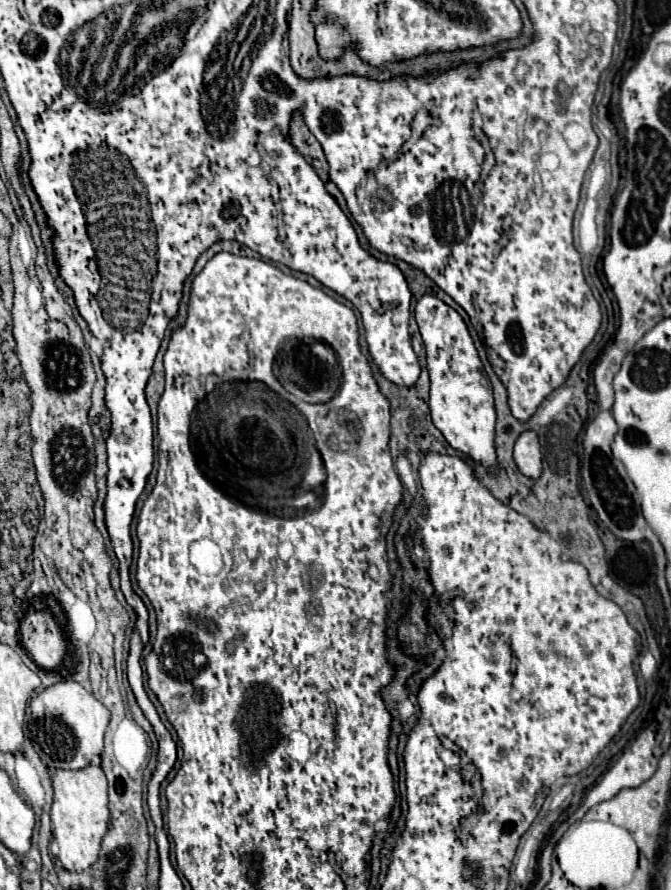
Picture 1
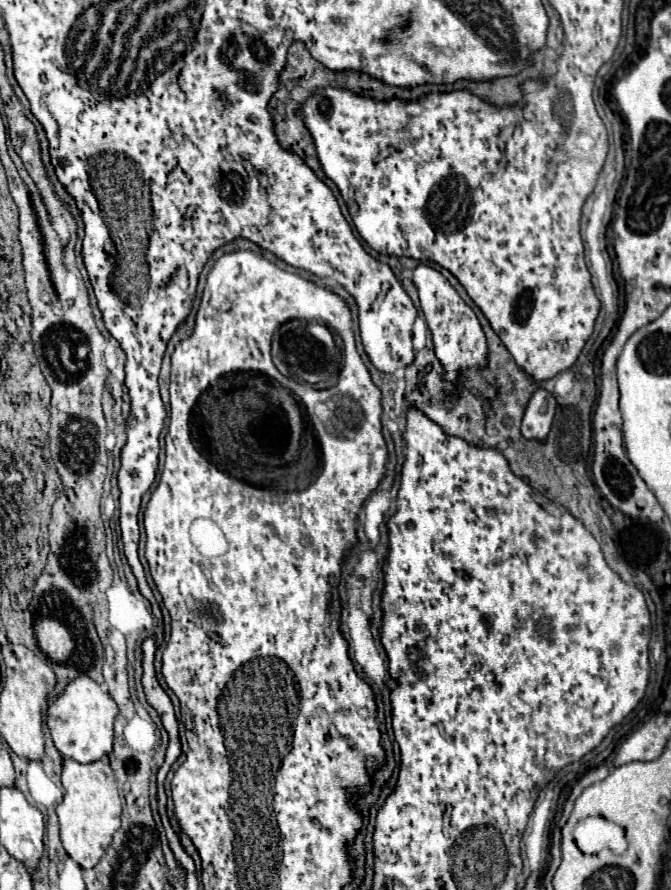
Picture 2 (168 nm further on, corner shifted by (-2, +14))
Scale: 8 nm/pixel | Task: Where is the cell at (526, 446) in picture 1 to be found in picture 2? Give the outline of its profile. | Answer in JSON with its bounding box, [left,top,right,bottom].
[522,388,556,440]

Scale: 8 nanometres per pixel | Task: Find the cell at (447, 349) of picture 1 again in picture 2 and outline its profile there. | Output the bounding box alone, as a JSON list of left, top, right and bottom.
[412,266,486,382]

